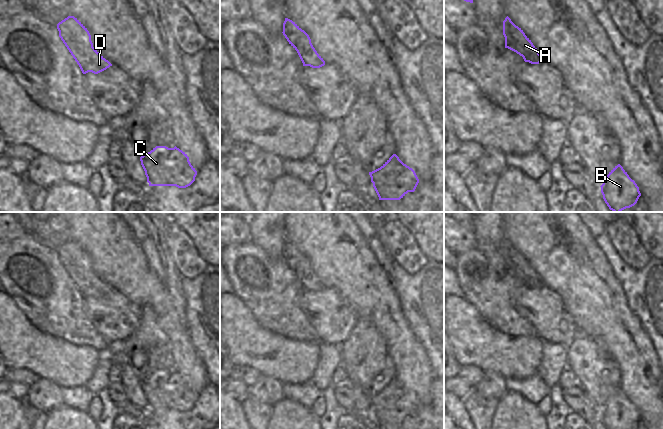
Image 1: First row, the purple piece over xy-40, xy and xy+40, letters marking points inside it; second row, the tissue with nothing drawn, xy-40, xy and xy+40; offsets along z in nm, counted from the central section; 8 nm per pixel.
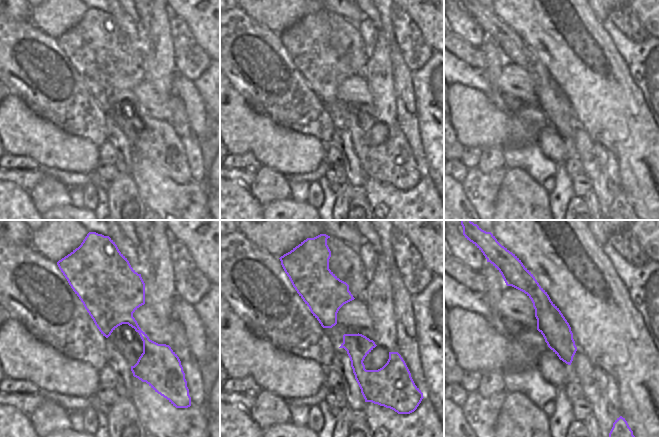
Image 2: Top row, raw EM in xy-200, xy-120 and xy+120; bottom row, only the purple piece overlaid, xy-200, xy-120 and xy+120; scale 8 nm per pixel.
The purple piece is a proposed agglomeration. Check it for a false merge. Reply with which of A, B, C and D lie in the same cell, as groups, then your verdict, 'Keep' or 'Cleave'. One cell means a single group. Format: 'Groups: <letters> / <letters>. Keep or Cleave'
Groups: A / B C D. Cleave

